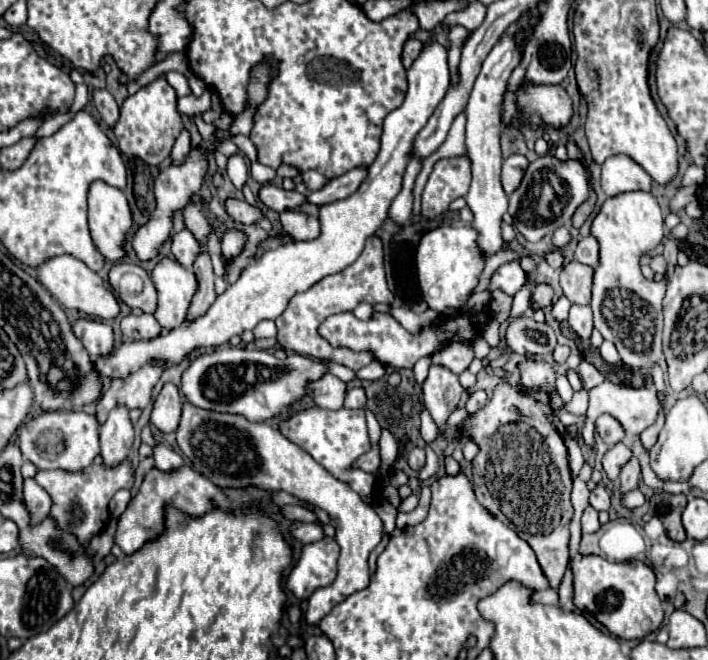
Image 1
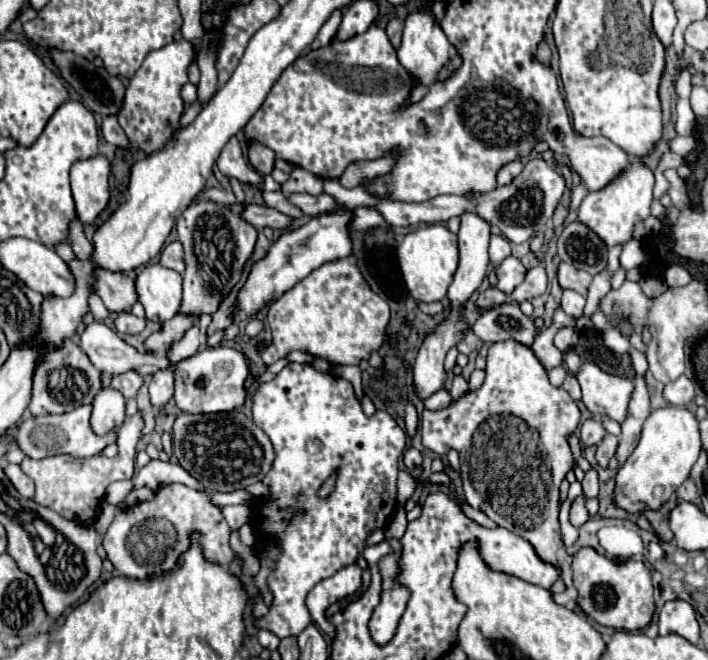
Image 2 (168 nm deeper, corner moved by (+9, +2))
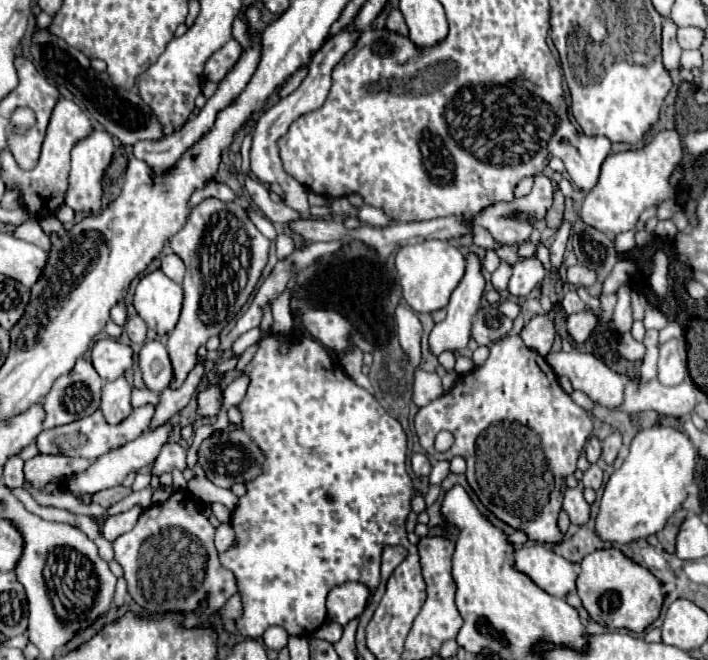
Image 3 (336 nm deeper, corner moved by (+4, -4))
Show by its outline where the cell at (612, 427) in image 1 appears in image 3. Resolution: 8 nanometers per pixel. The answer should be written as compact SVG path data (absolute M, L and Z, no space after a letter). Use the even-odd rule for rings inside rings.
M591 438L587 444L585 444L585 452L587 452L587 460L589 462L597 462L599 456L601 456L601 442L597 438Z

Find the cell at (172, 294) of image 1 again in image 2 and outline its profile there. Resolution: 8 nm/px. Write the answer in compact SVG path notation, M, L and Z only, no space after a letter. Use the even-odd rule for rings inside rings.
M148 264L136 278L136 290L146 310L146 320L166 322L180 308L182 276L162 264Z

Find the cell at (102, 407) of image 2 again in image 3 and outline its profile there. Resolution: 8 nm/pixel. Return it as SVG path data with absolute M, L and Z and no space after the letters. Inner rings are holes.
M119 376L113 382L103 384L103 400L101 400L101 412L105 414L107 422L119 424L127 414L131 414L131 386L123 376Z

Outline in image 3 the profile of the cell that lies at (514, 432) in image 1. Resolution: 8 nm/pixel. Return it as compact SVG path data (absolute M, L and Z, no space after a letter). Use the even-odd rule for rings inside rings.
M505 336L505 338L497 340L497 342L491 346L489 358L487 358L481 366L477 366L477 368L473 368L471 372L459 376L457 382L455 382L455 386L453 386L449 392L445 392L445 394L439 396L437 400L429 402L427 406L419 408L419 412L415 414L415 432L417 432L417 436L419 436L419 444L423 446L423 450L425 450L431 458L435 458L435 460L451 460L453 456L463 456L463 458L467 460L467 472L465 472L465 474L467 474L469 486L471 486L473 492L479 496L479 500L481 500L499 520L503 520L505 524L509 524L509 526L513 526L513 528L517 528L517 530L523 530L523 532L529 536L531 542L553 542L553 544L559 544L559 542L563 540L563 534L561 534L559 528L557 528L557 514L559 514L559 510L561 510L561 500L563 500L563 490L565 490L565 476L575 472L575 468L577 468L577 466L575 466L575 464L577 464L577 456L579 456L579 452L583 450L587 438L589 438L591 432L593 432L593 422L591 422L587 410L583 410L581 406L577 406L577 404L571 400L571 396L569 396L567 392L563 392L563 388L561 388L559 382L557 382L557 374L551 370L551 366L547 366L547 360L545 360L543 356L539 356L535 350L527 348L527 346L521 342L519 336ZM441 430L449 430L449 432L455 436L455 442L453 442L453 446L451 446L447 452L437 452L435 446L433 446L433 444L435 444L435 436L437 436Z

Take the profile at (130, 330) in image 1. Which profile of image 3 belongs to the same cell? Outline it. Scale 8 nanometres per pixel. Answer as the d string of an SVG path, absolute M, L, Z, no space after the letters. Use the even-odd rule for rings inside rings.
M133 314L133 316L127 318L125 332L127 332L127 336L129 336L131 342L135 342L135 344L143 344L143 342L145 342L145 334L147 334L147 324L143 322L141 316Z

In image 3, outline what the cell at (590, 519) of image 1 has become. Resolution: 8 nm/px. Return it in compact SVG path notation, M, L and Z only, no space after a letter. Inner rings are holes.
M567 488L563 494L563 510L571 518L573 524L585 524L589 520L589 504L583 498L579 488Z

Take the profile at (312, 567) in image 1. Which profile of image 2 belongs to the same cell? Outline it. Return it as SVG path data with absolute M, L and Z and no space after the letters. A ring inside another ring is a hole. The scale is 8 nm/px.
M288 364L282 372L276 374L274 380L264 382L264 384L258 388L258 392L254 394L254 400L252 400L252 402L254 402L254 404L252 404L252 420L254 420L254 424L258 424L258 426L268 434L268 438L272 440L274 450L276 450L274 466L272 466L272 470L268 472L268 476L264 478L264 484L268 484L270 490L272 490L272 498L270 498L270 500L256 500L256 502L252 504L252 508L256 506L256 510L258 510L258 516L260 516L258 528L262 528L262 534L268 536L268 538L274 538L274 540L282 546L282 550L284 550L284 552L282 552L282 558L280 558L278 564L276 564L276 570L274 570L272 576L268 578L268 588L270 588L272 594L274 594L274 604L270 606L268 616L258 620L258 626L264 628L264 630L270 630L270 632L276 634L278 638L288 638L288 636L298 636L308 624L312 624L312 618L310 618L308 608L306 608L306 604L304 604L306 594L308 594L320 580L332 576L332 574L336 572L336 568L342 568L342 566L348 566L348 564L356 562L358 554L364 550L364 540L366 540L366 536L368 536L372 530L376 530L378 526L384 526L384 524L388 522L388 518L394 514L394 510L396 510L396 474L398 474L398 458L402 456L402 452L404 452L404 448L406 448L406 434L404 434L404 430L390 418L390 414L386 414L386 412L382 412L382 410L376 410L376 414L374 414L372 418L364 416L362 406L360 406L360 402L356 400L354 390L352 390L352 384L350 384L348 380L344 380L344 378L340 378L340 376L336 376L336 374L320 374L320 372L314 370L314 366L308 366L308 364ZM336 468L340 470L340 474L338 474L338 478L336 478L336 484L334 484L332 494L330 494L328 498L320 498L320 496L318 496L318 490L320 490L322 484L328 480L330 472L336 470Z

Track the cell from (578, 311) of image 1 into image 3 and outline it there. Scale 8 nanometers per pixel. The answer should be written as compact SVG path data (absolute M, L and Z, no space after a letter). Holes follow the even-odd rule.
M567 290L565 296L563 296L563 300L561 300L561 306L563 306L563 310L567 314L575 314L575 312L579 312L579 310L585 308L585 302L577 296L575 290Z

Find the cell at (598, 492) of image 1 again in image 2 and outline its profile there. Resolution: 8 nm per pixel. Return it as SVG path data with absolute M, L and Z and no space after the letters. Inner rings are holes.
M596 470L586 472L586 478L582 480L582 490L586 498L596 498L598 496L598 474Z

